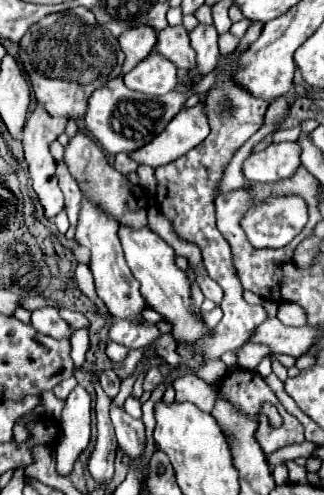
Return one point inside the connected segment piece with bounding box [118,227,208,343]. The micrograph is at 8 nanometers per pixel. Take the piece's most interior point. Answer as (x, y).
(151, 260)

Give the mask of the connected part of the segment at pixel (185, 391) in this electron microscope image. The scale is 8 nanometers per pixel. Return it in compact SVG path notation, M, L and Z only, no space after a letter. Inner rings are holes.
M186 375L174 383L176 401L190 401L196 403L202 411L212 411L214 397L208 397L208 383L204 383L196 375Z

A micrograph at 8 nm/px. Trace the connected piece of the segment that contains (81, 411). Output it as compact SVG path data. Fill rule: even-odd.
M76 385L66 399L66 409L60 423L60 439L56 443L56 469L60 475L70 475L76 457L88 447L90 423L90 395Z

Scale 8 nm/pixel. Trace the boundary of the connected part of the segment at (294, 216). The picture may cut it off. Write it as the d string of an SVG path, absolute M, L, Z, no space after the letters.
M288 195L266 199L252 207L242 227L254 247L286 247L308 221L306 201Z

